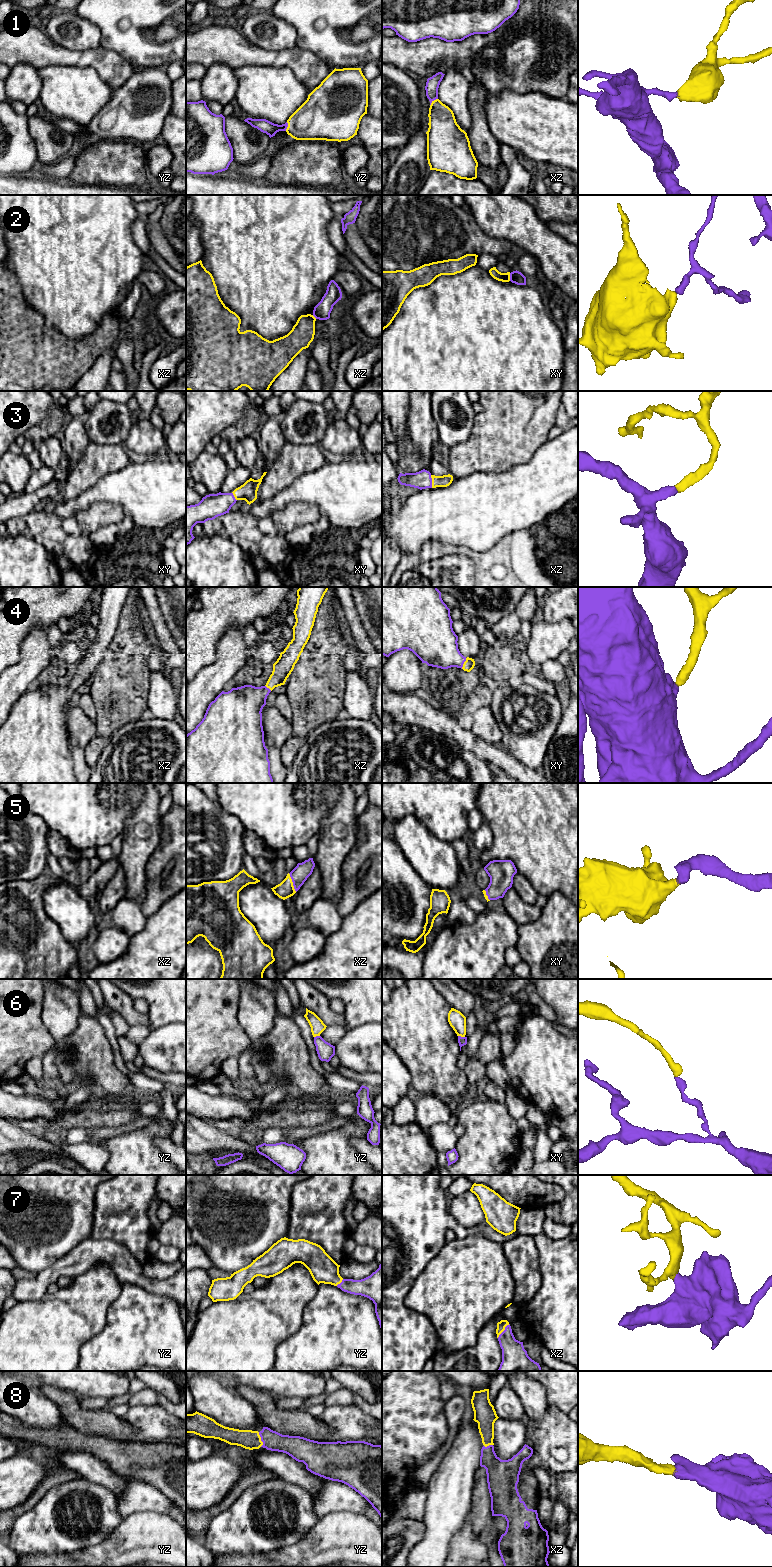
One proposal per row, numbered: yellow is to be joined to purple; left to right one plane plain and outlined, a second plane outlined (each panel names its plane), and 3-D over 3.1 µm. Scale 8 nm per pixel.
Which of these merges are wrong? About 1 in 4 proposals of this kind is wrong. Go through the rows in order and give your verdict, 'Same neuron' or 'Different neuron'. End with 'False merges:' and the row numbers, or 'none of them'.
1: Same neuron
2: Different neuron
3: Same neuron
4: Same neuron
5: Same neuron
6: Different neuron
7: Same neuron
8: Same neuron
False merges: 2, 6

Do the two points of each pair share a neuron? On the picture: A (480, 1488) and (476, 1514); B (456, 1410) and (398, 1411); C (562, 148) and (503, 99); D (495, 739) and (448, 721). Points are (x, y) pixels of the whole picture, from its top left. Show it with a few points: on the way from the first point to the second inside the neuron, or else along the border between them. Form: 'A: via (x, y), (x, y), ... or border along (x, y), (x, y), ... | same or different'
A: via (480, 1494), (480, 1508) | same
B: border along (444, 1401), (444, 1415), (448, 1433) | different
C: via (547, 133), (533, 123), (526, 122), (518, 114) | same
D: border along (470, 730), (491, 743) | different

